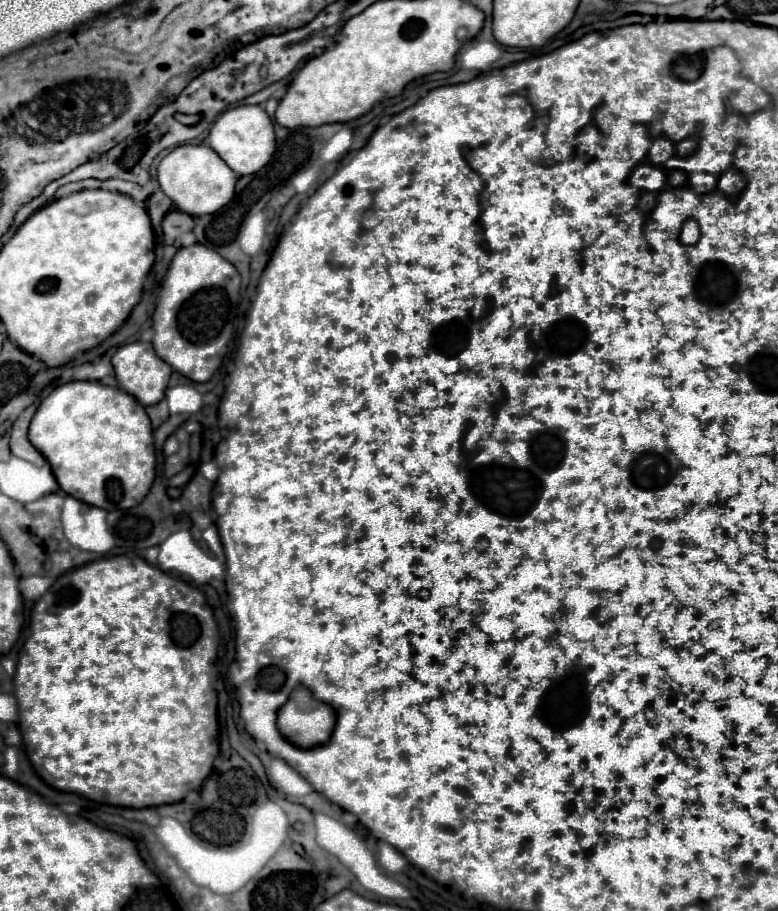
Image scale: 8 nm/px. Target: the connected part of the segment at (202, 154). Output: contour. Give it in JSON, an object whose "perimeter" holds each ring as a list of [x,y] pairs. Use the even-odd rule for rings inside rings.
{"perimeter":[[[197,144],[177,146],[171,154],[167,154],[157,166],[157,180],[177,210],[189,216],[205,216],[215,214],[233,198],[237,174],[233,174],[233,170],[229,170],[229,166],[225,166],[225,162],[221,162],[221,158],[207,144]]]}

